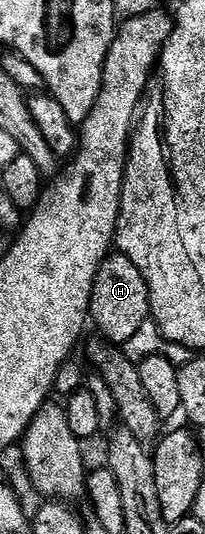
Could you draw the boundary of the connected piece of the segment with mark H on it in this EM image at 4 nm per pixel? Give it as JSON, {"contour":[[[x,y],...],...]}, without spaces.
{"contour":[[[110,254],[99,266],[97,277],[93,283],[93,297],[89,303],[92,323],[97,323],[97,328],[102,337],[110,344],[125,346],[128,340],[133,340],[141,332],[145,320],[150,319],[149,291],[147,282],[143,282],[143,274],[131,262],[131,258],[120,254]]]}

